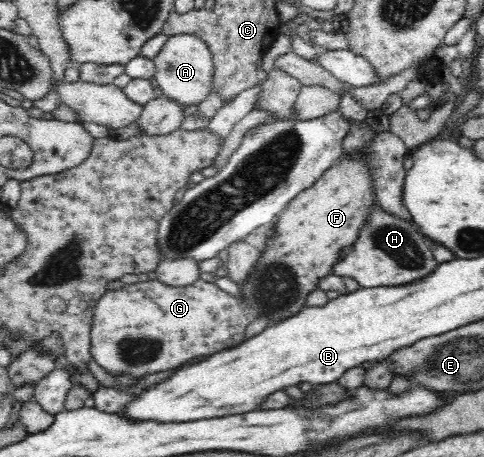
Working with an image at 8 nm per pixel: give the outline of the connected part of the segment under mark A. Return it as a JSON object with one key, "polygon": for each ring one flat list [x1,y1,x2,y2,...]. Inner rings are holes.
{"polygon":[[182,34,167,38,166,43,153,59,154,79,163,95,184,106,201,103,212,92,214,64,212,54,203,39,195,35]]}

